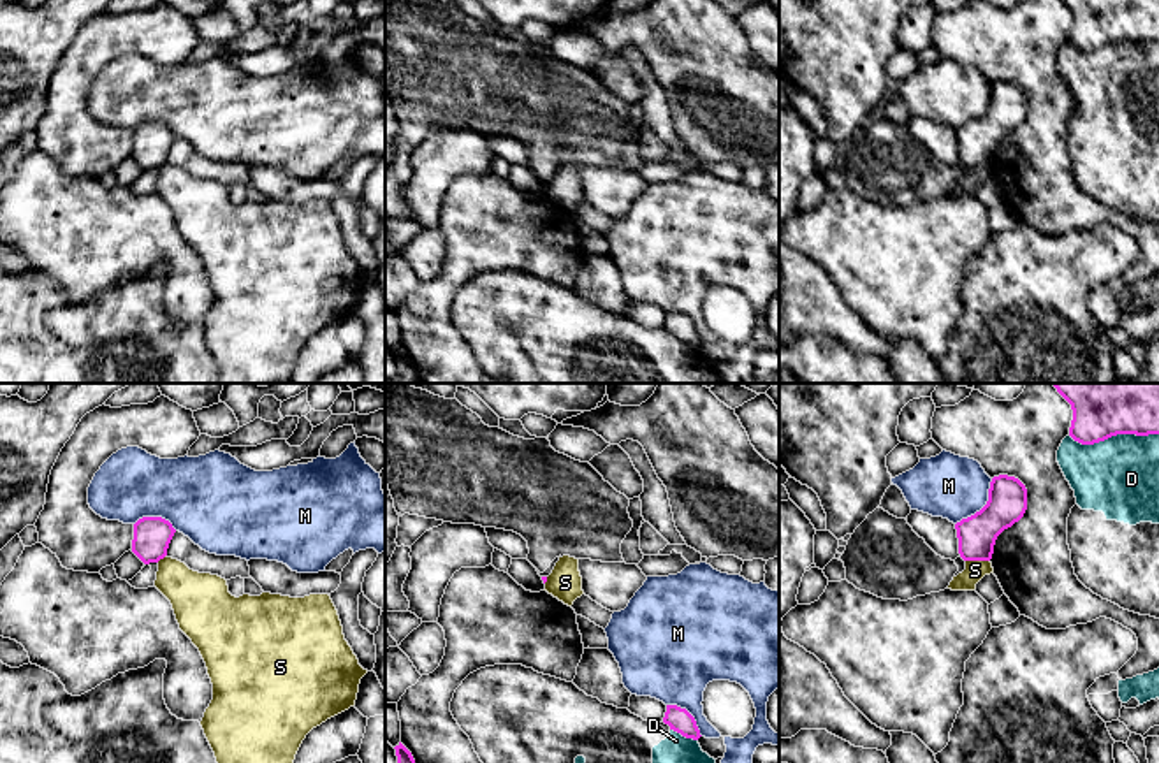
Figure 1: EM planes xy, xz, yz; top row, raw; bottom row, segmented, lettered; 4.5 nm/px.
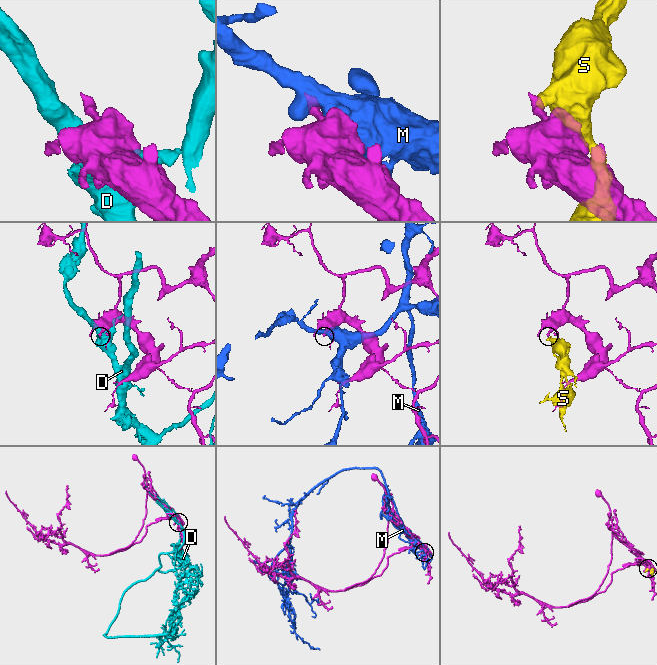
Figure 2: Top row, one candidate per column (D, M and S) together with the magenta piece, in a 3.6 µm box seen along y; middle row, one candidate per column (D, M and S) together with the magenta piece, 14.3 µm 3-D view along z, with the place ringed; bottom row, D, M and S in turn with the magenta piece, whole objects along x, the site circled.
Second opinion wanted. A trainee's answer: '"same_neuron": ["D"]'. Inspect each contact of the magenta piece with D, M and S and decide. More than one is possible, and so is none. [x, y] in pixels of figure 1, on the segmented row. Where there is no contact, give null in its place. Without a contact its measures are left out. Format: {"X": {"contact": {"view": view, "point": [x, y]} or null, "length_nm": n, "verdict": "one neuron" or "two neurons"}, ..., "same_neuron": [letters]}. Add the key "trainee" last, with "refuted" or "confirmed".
{"D": {"contact": {"view": "yz", "point": [1114, 435]}, "length_nm": 400, "verdict": "two neurons"}, "M": {"contact": {"view": "yz", "point": [984, 507]}, "length_nm": 280, "verdict": "two neurons"}, "S": {"contact": {"view": "yz", "point": [978, 559]}, "length_nm": 110, "verdict": "two neurons"}, "same_neuron": [], "trainee": "refuted"}

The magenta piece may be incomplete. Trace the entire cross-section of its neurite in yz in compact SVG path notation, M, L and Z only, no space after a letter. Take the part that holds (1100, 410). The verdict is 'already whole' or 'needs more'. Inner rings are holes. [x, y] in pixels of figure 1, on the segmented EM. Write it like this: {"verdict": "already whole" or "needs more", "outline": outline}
{"verdict": "already whole", "outline": "M1052 383L1071 404L1069 436L1094 445L1117 434L1159 434L1159 383Z"}

